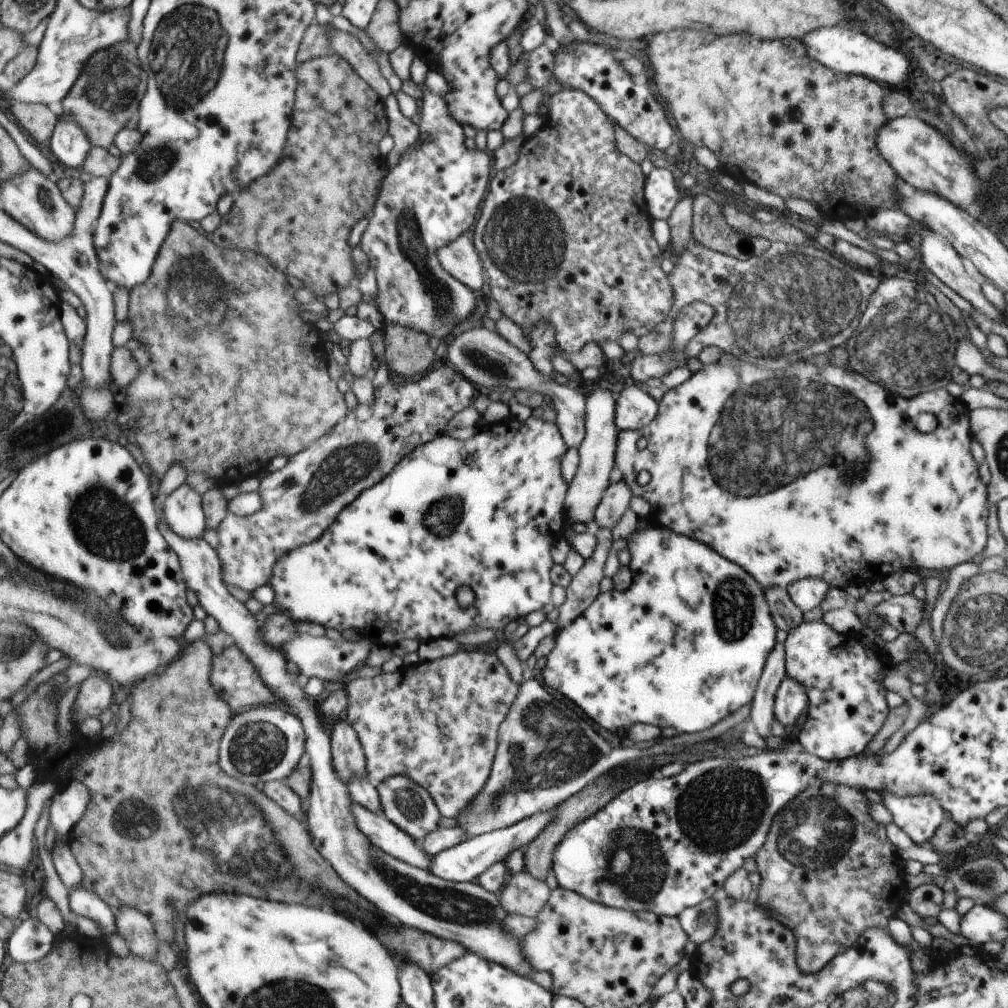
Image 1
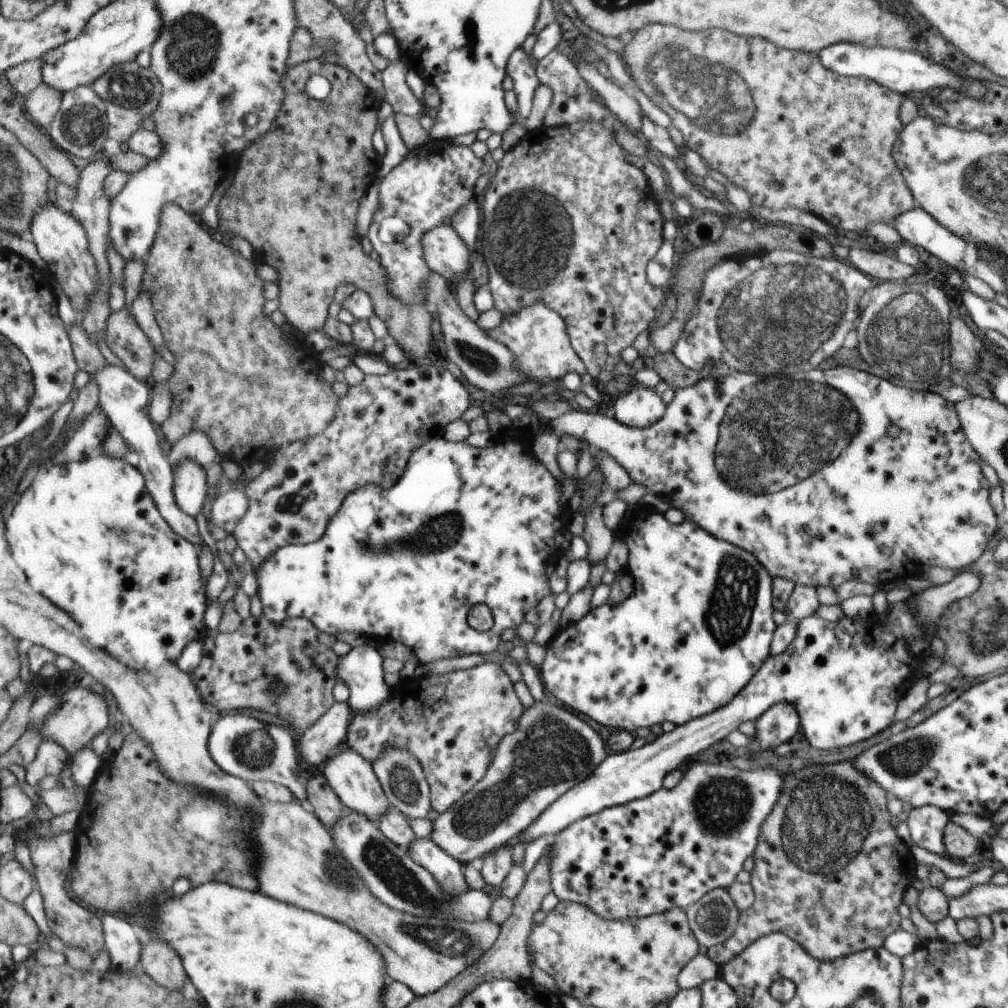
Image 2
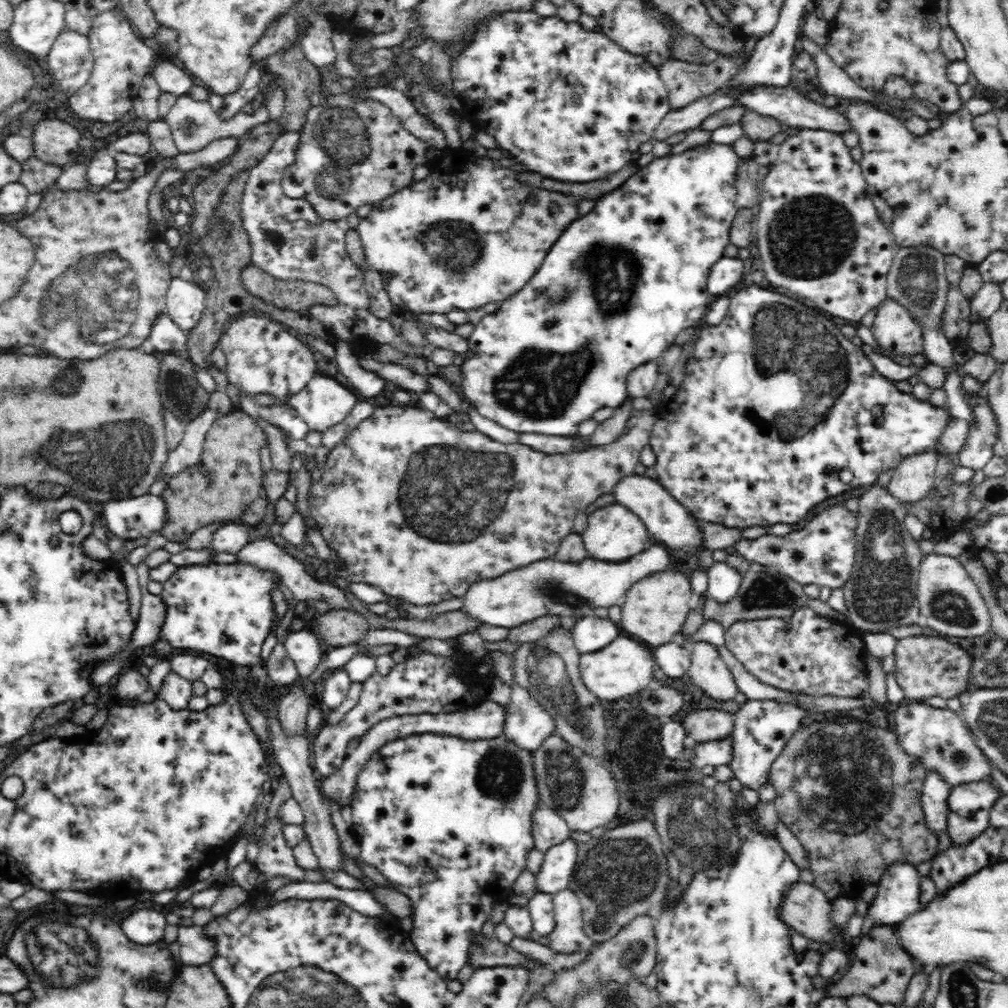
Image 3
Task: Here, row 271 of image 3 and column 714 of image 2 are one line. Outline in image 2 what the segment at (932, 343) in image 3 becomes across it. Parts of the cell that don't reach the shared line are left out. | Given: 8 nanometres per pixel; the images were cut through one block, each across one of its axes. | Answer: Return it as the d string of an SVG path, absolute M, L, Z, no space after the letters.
M726 889L707 893L695 905L688 906L685 914L694 937L707 949L728 940L739 920L739 911Z

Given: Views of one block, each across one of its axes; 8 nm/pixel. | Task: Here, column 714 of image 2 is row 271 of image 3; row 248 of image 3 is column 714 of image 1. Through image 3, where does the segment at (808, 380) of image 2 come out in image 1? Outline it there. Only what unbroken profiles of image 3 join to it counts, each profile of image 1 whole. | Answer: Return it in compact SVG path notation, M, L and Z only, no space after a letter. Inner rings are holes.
M719 361L719 362L717 362L717 363L712 363L712 364L709 364L709 365L704 365L704 366L703 366L703 367L702 367L702 369L701 369L701 370L700 370L700 371L698 371L698 372L697 372L697 373L694 373L694 374L692 374L692 375L691 375L691 377L690 377L690 378L689 378L689 379L686 379L686 380L685 380L685 381L684 381L684 382L683 382L683 383L682 383L682 384L681 384L681 385L680 385L680 386L677 386L677 387L676 387L676 388L673 388L673 389L668 389L668 391L667 391L667 392L665 392L665 393L664 393L664 396L663 396L663 397L662 397L662 400L661 400L661 409L660 409L660 410L659 410L659 414L658 414L658 415L657 415L657 417L656 417L656 418L655 418L655 420L654 420L654 421L652 421L652 422L651 422L651 424L650 424L650 425L648 425L648 426L645 426L645 427L644 427L644 428L641 428L641 429L636 429L636 430L627 430L627 431L619 431L619 433L618 433L618 436L617 436L617 447L616 447L616 450L615 450L615 451L616 451L616 454L615 454L615 465L616 465L616 468L618 468L618 470L620 470L620 472L622 472L622 476L623 476L623 477L622 477L622 480L624 480L624 481L625 481L625 482L626 482L626 484L627 484L627 485L628 485L628 486L629 486L629 489L630 489L630 490L631 490L631 493L632 493L632 494L633 494L633 495L634 495L634 496L641 496L641 497L643 497L643 498L644 498L644 499L645 499L645 500L647 500L647 501L649 501L649 503L650 503L650 506L651 506L651 510L650 510L650 513L649 513L649 514L650 514L650 520L651 520L651 521L652 521L652 522L653 522L653 524L654 524L654 525L657 525L657 526L660 526L660 527L664 527L664 528L669 528L669 529L670 529L670 530L673 530L673 531L674 531L674 532L675 532L675 533L676 533L676 534L681 534L681 535L688 535L688 536L689 536L689 537L690 537L690 538L695 538L695 539L698 539L698 540L699 540L699 541L700 541L700 542L703 542L703 543L706 543L706 544L707 544L707 545L708 545L708 546L709 546L709 547L712 547L712 548L713 548L713 549L714 549L714 550L716 550L716 552L717 552L717 553L720 553L720 554L721 554L721 555L722 555L722 556L723 556L723 557L724 557L724 558L727 558L727 559L728 559L728 560L729 560L729 561L732 561L732 562L735 562L735 563L738 563L738 564L739 564L739 565L740 565L740 566L741 566L741 567L744 567L744 568L745 568L745 569L746 569L746 570L748 570L748 572L749 572L749 573L750 573L750 574L752 574L752 576L753 576L753 577L754 577L754 578L756 578L756 580L757 580L757 581L758 581L758 582L760 582L760 586L763 586L763 587L764 587L764 588L765 588L765 589L767 589L767 588L768 588L768 587L773 587L773 586L777 586L777 587L782 587L782 588L786 588L786 587L787 587L787 586L788 586L788 585L792 585L792 584L793 584L793 583L795 583L795 582L796 582L796 581L799 581L799 580L800 580L800 579L807 579L807 578L808 578L808 577L810 577L810 578L817 578L817 579L820 579L820 580L823 580L823 581L824 581L824 582L825 582L825 583L826 583L826 584L827 584L827 585L828 585L828 586L829 586L829 587L836 587L836 588L841 588L841 589L844 589L844 588L845 588L845 587L846 587L846 586L848 586L848 585L849 585L849 584L865 584L865 585L866 585L866 583L867 583L867 582L868 582L868 581L871 581L871 582L874 582L874 581L876 581L876 580L880 580L880 581L881 581L881 582L882 582L882 581L883 581L883 580L884 580L884 579L885 579L885 578L886 578L886 577L887 577L887 576L890 576L890 575L891 575L891 574L894 574L894 573L895 573L895 572L898 572L898 571L917 571L917 572L918 572L918 570L919 570L919 569L920 569L920 570L921 570L921 569L924 569L924 568L932 568L932 570L938 570L938 572L944 572L944 573L945 573L945 575L946 575L946 574L947 574L947 573L948 573L948 572L949 572L949 570L950 570L950 569L951 569L951 568L954 568L954 566L958 566L958 564L962 564L962 562L968 562L968 561L974 561L974 556L976 556L976 554L980 554L980 552L982 552L982 550L984 550L984 546L986 546L986 520L988 520L988 499L989 499L989 496L986 496L986 485L985 485L985 484L984 484L984 483L983 483L983 480L980 480L980 477L981 477L981 476L980 476L980 474L978 474L978 464L976 464L976 462L974 462L974 458L972 458L972 450L970 450L970 442L972 442L972 438L970 438L970 429L971 429L971 424L968 424L968 406L967 406L967 404L964 404L964 402L962 402L962 400L958 400L958 397L956 397L956 398L954 398L954 396L950 396L950 394L948 394L948 392L946 392L946 388L941 388L941 389L936 389L936 390L933 390L933 391L928 391L928 392L925 392L925 393L920 393L920 394L919 394L919 395L916 395L916 396L915 396L915 397L910 397L910 398L906 398L906 397L903 397L903 396L902 396L902 395L897 395L897 394L896 394L896 393L892 393L892 392L890 392L890 391L889 391L889 390L888 390L888 389L887 389L887 388L886 388L886 387L885 387L885 386L882 386L882 385L881 385L881 384L880 384L880 383L875 383L875 382L872 382L872 381L869 381L869 380L868 380L868 379L867 379L867 378L866 378L866 377L865 377L865 376L864 376L864 375L863 375L863 374L860 374L860 373L859 373L859 372L856 372L856 371L854 371L854 370L852 370L852 369L850 369L850 368L846 368L846 369L845 369L845 368L844 368L844 367L842 367L842 368L838 368L838 366L824 366L824 368L822 368L822 370L820 370L820 374L819 374L819 369L818 369L818 368L817 368L817 367L816 367L816 366L815 366L815 365L813 365L813 364L806 364L806 363L805 363L805 362L804 362L804 366L803 366L803 365L800 365L800 367L799 367L799 368L795 368L795 367L792 367L792 366L791 366L791 364L790 364L790 366L788 366L788 368L787 368L787 370L786 370L786 371L785 371L785 374L784 374L784 372L772 372L772 370L768 370L768 368L760 368L760 365L759 365L759 364L756 364L756 365L755 365L755 366L748 366L748 364L747 364L747 365L746 365L746 366L738 366L738 365L737 365L737 364L734 364L734 363L732 363L732 361L724 361L724 362L720 362L720 361ZM922 412L931 412L931 413L932 413L932 414L935 414L935 415L936 415L936 418L937 418L937 421L938 421L938 426L937 426L937 428L936 428L936 429L935 429L935 430L934 430L934 431L932 431L932 432L930 432L930 434L922 434L922 432L918 432L918 429L916 429L916 422L915 422L915 421L916 421L916 420L917 420L917 415L918 415L918 414L922 414ZM858 429L866 429L866 430L867 430L867 431L866 431L866 432L862 432L862 433L866 433L866 434L867 434L867 433L868 433L868 438L866 438L866 446L868 446L868 455L867 455L867 453L866 453L866 452L867 452L867 451L866 451L866 450L867 450L867 449L866 449L866 447L865 447L865 440L864 440L864 434L861 434L861 433L856 433L856 432L858 432ZM640 438L646 438L646 440L648 440L648 445L647 445L647 446L646 446L646 448L644 448L644 450L639 450L639 449L638 449L638 440L640 440ZM849 450L863 450L863 452L862 452L862 453L861 453L861 455L860 455L860 456L858 456L858 457L857 457L857 458L856 458L856 456L853 456L853 455L854 455L854 454L853 454L853 453L850 453L850 454L844 454L844 452L851 452L851 451L849 451ZM840 456L842 456L842 457L843 457L843 458L844 458L844 459L845 459L845 462L846 462L846 463L847 463L847 464L848 464L848 465L850 465L850 467L851 467L851 468L852 468L852 469L854 469L854 470L856 470L856 471L861 471L861 470L862 470L862 469L863 469L863 468L864 468L864 467L865 467L865 466L866 466L866 465L867 465L867 463L868 463L868 462L870 462L870 464L868 464L868 470L864 470L864 474L862 474L862 476L864 476L864 482L862 482L862 480L860 480L860 476L854 476L854 478L848 478L848 476L846 476L846 468L844 468L844 466L842 466L842 464L836 464L836 466L832 466L832 464L834 464L834 460L836 460L836 458L840 458ZM642 470L647 470L647 471L648 471L648 472L649 472L649 473L650 473L650 474L651 474L651 480L650 480L650 482L648 482L648 484L646 484L646 485L645 485L645 486L639 486L639 485L638 485L638 482L637 482L637 481L636 481L636 476L638 476L638 473L639 473L639 472L642 472Z

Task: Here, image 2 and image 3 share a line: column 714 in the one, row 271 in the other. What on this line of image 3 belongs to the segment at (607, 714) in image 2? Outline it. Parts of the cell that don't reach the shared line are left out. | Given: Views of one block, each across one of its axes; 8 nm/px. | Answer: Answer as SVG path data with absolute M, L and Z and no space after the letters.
M712 141L682 153L673 152L666 157L655 158L648 166L640 167L638 172L623 181L618 188L599 197L596 208L593 208L590 214L571 221L559 234L558 240L547 250L542 265L535 270L534 276L531 276L518 292L502 301L497 311L486 314L468 336L468 346L474 351L474 356L460 362L462 384L459 387L466 405L472 404L480 416L498 422L508 430L548 436L572 436L578 432L576 428L580 426L580 422L590 420L590 414L594 414L596 410L615 409L624 403L624 400L629 400L626 382L633 368L650 361L656 362L662 352L674 345L679 332L684 328L695 327L696 322L701 322L700 318L705 318L709 305L717 297L709 292L708 278L718 260L724 257L725 246L730 243L730 227L739 209L735 203L735 184L740 158L732 145L716 144Z

